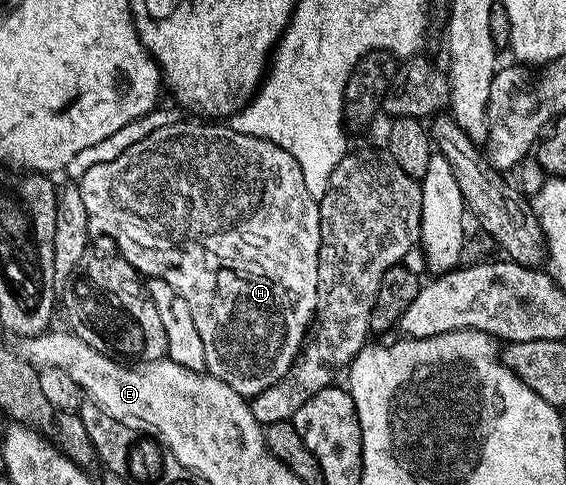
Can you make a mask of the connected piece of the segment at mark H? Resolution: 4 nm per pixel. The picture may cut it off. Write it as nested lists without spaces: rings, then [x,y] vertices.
[[[188,118],[192,120],[180,120],[177,124],[164,124],[161,128],[153,130],[149,136],[144,136],[141,140],[136,140],[129,146],[125,152],[117,154],[113,160],[104,160],[101,164],[92,164],[88,168],[88,173],[78,181],[78,187],[82,194],[82,200],[86,202],[86,212],[88,214],[88,230],[93,237],[96,236],[112,236],[112,240],[125,253],[140,252],[139,263],[141,265],[148,264],[156,256],[156,272],[155,275],[159,279],[166,281],[170,286],[174,286],[174,290],[178,290],[178,294],[182,294],[182,298],[186,298],[186,306],[190,306],[190,310],[194,314],[194,327],[198,330],[198,334],[204,343],[206,350],[206,362],[204,367],[207,375],[217,376],[222,382],[226,382],[226,386],[230,386],[239,396],[251,398],[257,396],[262,390],[266,390],[270,386],[274,386],[274,382],[278,382],[278,378],[282,378],[286,374],[286,370],[290,370],[290,366],[296,362],[301,347],[306,339],[306,333],[313,327],[316,318],[316,287],[318,286],[318,254],[320,253],[320,205],[316,199],[310,196],[307,184],[303,178],[305,170],[302,166],[298,166],[298,162],[294,162],[294,158],[286,150],[282,150],[282,146],[278,146],[269,140],[263,140],[257,136],[250,134],[238,134],[238,130],[234,130],[224,122],[205,122],[200,118]]]

